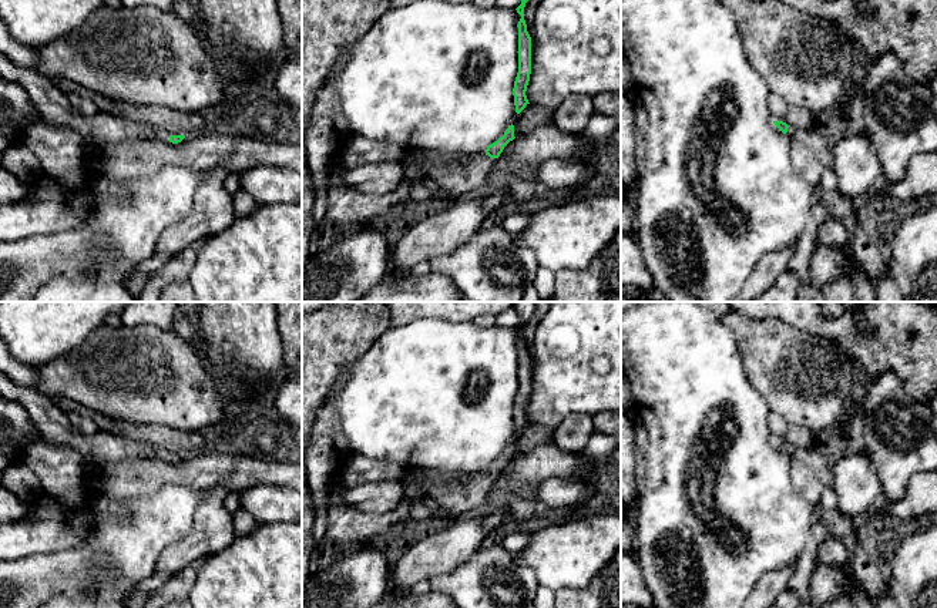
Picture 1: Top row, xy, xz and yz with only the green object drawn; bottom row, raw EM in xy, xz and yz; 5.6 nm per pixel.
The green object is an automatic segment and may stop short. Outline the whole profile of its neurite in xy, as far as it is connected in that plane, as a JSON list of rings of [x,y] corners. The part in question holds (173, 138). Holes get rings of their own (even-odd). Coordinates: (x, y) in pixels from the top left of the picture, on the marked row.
[[[0,53],[0,75],[26,90],[43,120],[78,131],[87,148],[137,140],[178,144],[185,138],[185,135],[169,135],[162,128],[104,112],[84,117],[68,103],[67,95],[54,85],[53,78],[33,68],[16,65],[3,53]]]

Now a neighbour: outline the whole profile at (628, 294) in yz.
[[[621,285],[621,302],[669,302],[656,288],[642,289],[632,285]]]

